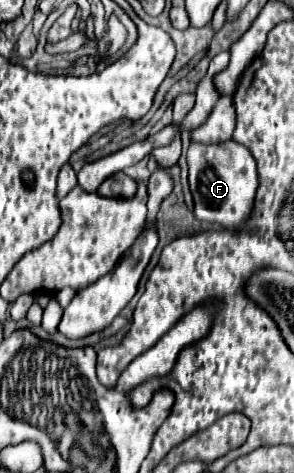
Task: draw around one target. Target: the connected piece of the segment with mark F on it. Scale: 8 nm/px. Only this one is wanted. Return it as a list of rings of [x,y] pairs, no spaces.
[[[224,141],[216,145],[190,143],[188,149],[190,191],[194,197],[194,217],[204,223],[218,223],[226,229],[240,229],[246,225],[254,211],[254,195],[258,187],[256,161],[242,145]]]

